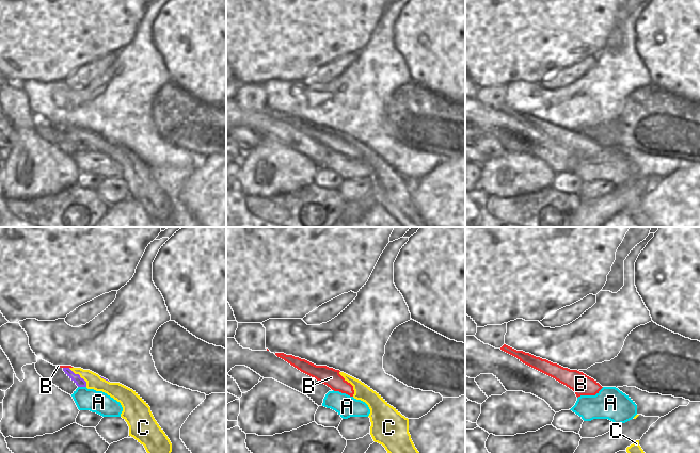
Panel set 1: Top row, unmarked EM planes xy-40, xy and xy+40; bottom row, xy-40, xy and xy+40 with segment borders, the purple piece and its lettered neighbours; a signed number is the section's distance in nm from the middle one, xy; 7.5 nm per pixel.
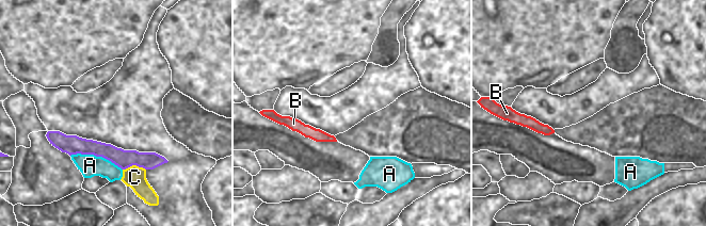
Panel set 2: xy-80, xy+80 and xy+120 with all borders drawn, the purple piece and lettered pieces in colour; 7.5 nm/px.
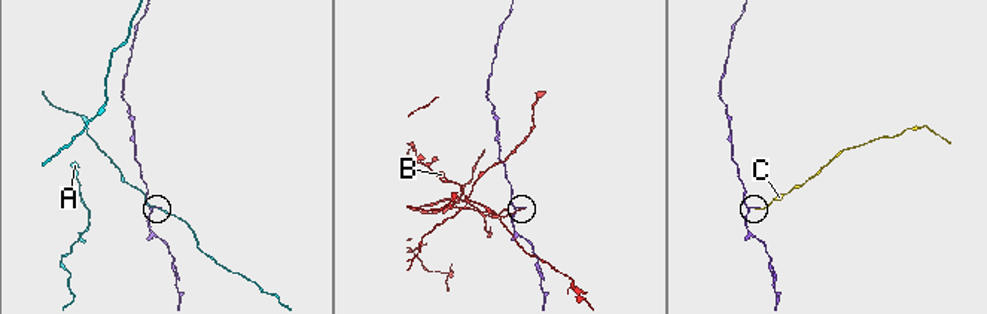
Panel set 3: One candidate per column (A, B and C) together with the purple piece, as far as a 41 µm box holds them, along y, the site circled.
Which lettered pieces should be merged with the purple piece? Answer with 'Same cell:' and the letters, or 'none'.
Same cell: none

